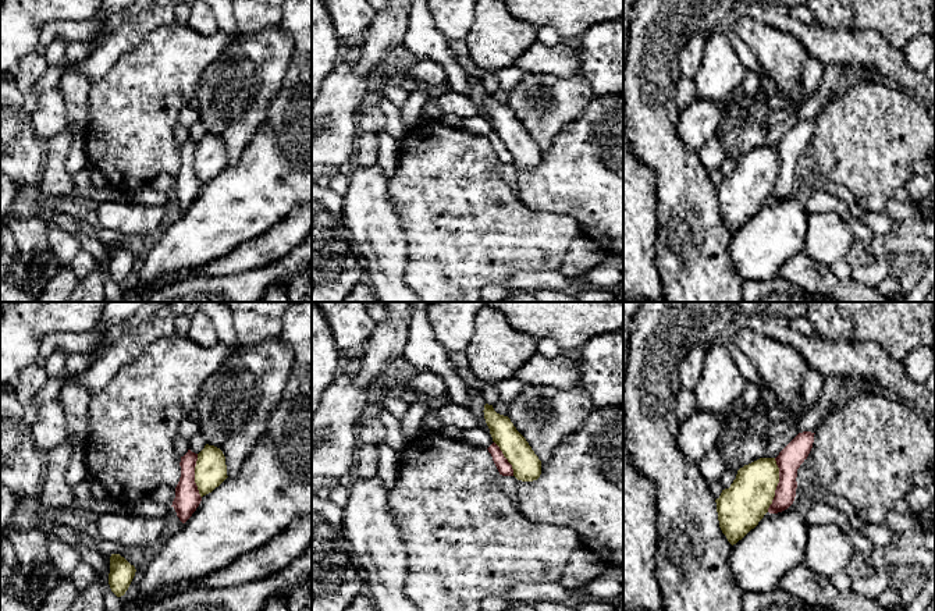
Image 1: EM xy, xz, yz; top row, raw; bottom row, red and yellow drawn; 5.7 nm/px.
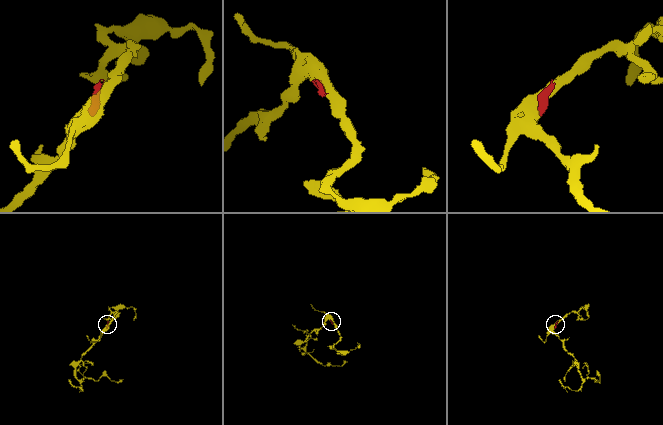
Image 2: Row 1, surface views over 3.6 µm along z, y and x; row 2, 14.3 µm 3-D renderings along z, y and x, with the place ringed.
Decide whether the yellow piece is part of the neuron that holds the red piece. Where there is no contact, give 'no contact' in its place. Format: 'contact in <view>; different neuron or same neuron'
contact in yz; different neuron

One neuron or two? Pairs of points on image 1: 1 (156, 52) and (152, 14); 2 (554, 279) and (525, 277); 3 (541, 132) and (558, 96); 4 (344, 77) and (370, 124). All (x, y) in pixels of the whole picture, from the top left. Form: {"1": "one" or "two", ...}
{"1": "two", "2": "one", "3": "one", "4": "two"}

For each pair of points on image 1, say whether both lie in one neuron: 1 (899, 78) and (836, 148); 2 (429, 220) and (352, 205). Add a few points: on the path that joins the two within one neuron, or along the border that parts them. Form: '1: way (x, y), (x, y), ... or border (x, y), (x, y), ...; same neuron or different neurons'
1: border (885, 80), (889, 80), (920, 100); different neurons
2: border (388, 181), (388, 199), (398, 216), (408, 244); different neurons

